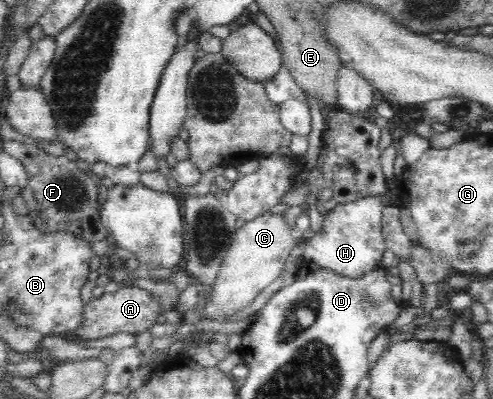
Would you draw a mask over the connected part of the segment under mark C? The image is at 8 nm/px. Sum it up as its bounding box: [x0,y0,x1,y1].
[201,213,296,323]

